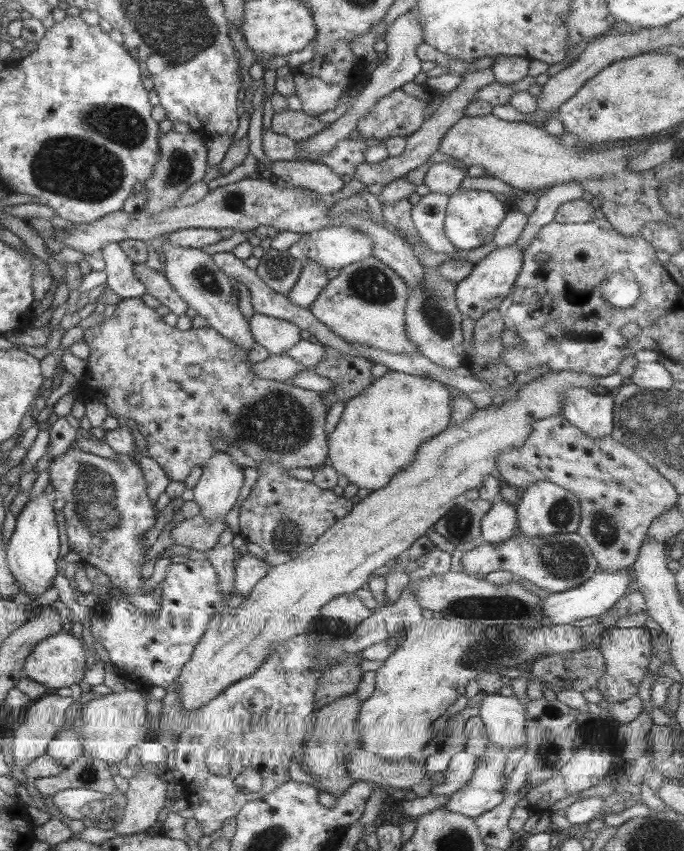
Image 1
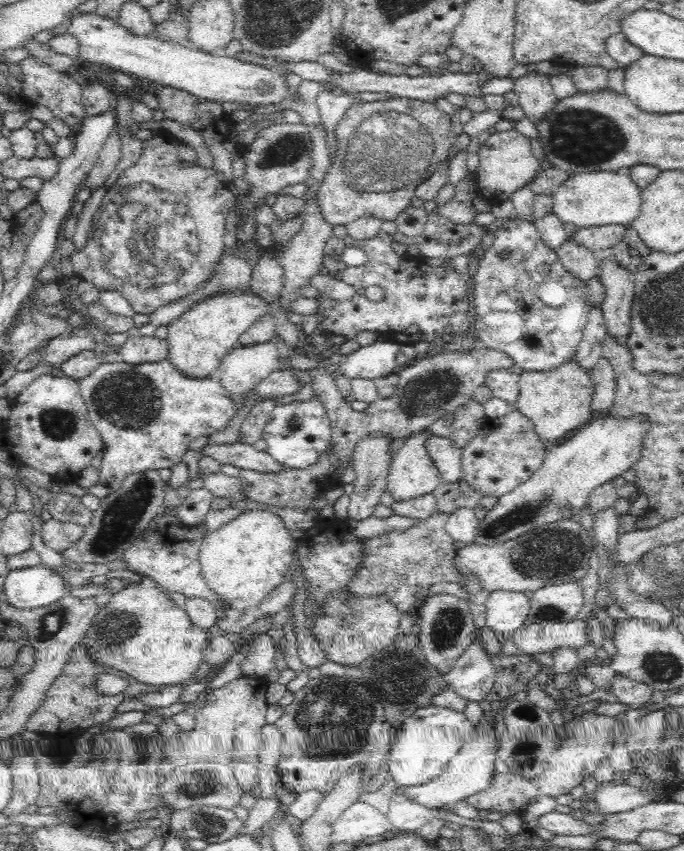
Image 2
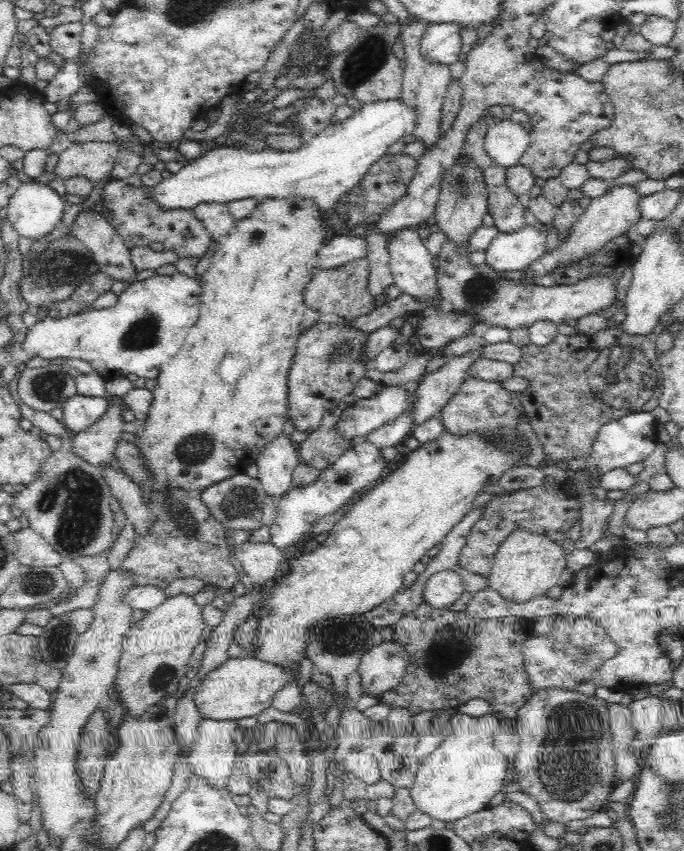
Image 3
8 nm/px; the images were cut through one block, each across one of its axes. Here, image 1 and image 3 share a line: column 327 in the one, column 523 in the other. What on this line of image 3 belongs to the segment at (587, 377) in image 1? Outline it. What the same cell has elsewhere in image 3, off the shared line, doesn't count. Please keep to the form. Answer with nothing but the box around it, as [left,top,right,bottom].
[489,529,567,603]

